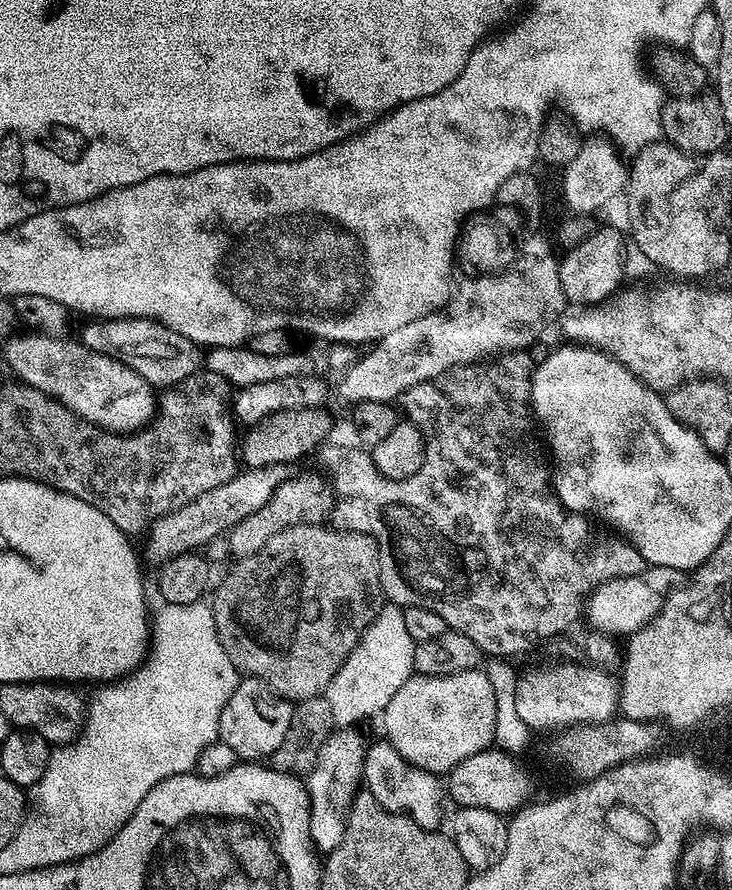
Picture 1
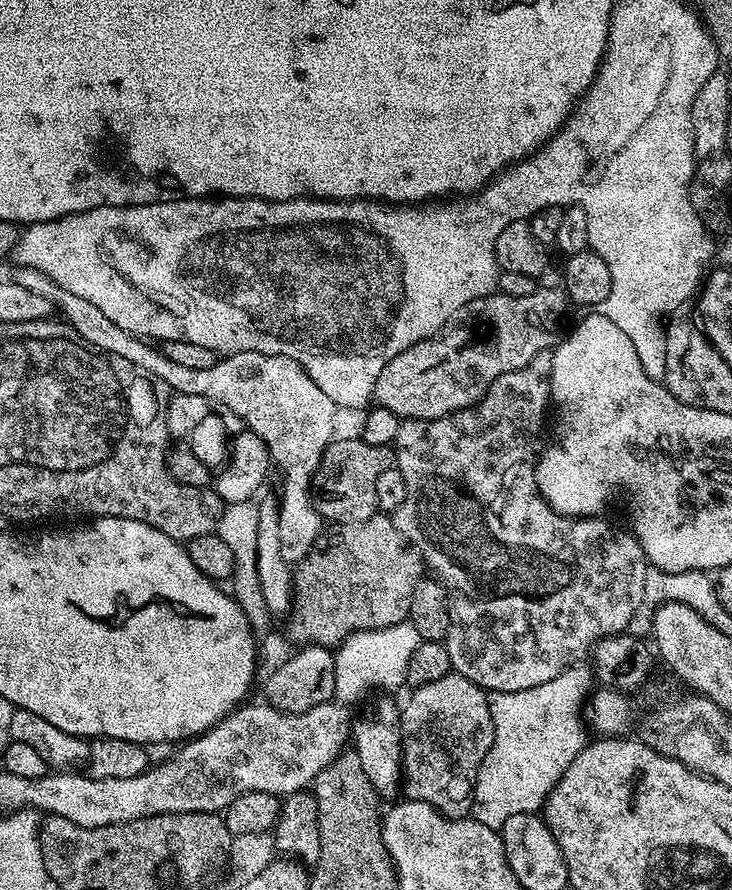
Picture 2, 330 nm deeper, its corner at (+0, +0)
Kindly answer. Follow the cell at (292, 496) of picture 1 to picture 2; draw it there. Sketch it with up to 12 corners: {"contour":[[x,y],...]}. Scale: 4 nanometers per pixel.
{"contour":[[333,439],[314,472],[316,509],[336,526],[377,515],[389,446]]}

